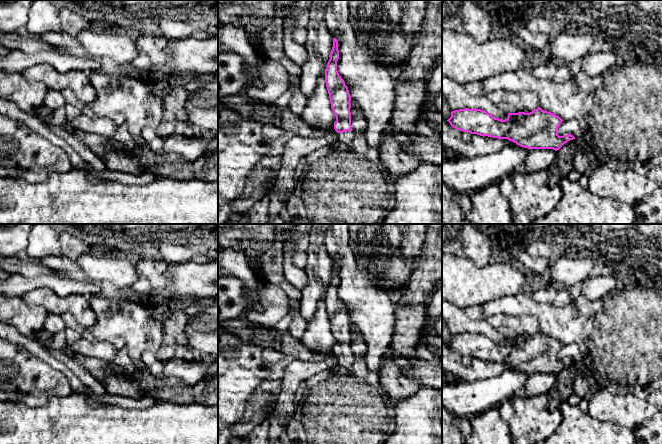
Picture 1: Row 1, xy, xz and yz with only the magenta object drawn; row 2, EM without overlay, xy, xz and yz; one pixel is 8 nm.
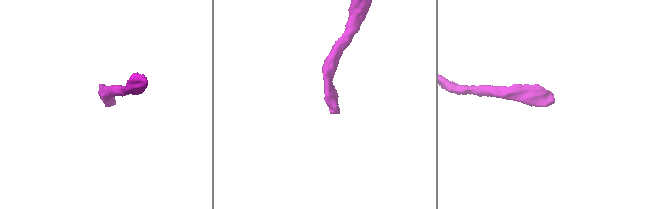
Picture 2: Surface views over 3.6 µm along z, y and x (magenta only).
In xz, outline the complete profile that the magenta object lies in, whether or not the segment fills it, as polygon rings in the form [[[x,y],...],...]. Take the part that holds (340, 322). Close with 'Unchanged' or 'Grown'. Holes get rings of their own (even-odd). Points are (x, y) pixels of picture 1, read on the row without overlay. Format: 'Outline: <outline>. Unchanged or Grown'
Outline: [[[333,262],[330,283],[325,293],[325,306],[328,314],[331,333],[336,341],[334,353],[338,357],[337,366],[351,370],[356,356],[351,349],[351,320],[348,311],[337,295],[339,283],[338,264]]]. Grown

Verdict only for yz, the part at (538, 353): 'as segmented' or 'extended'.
as segmented

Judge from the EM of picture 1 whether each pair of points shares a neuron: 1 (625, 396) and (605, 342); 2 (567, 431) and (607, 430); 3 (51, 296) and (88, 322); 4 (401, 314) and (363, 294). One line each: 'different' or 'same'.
1: different
2: same
3: same
4: different

